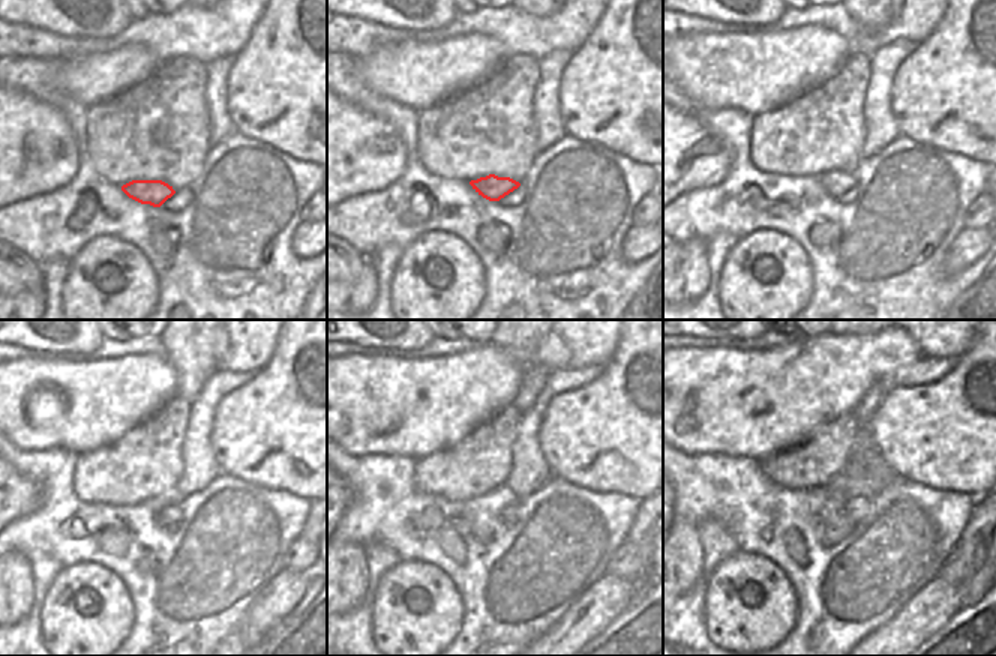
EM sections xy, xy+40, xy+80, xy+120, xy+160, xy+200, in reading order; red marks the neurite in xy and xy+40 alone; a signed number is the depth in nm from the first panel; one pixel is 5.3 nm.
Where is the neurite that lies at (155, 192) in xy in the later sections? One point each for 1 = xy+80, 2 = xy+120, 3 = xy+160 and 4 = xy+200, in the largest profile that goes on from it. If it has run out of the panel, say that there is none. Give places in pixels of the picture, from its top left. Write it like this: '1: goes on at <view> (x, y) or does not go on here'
1: goes on at xy+80 (836, 183)
2: goes on at xy+120 (170, 518)
3: goes on at xy+160 (509, 515)
4: goes on at xy+200 (855, 509)

